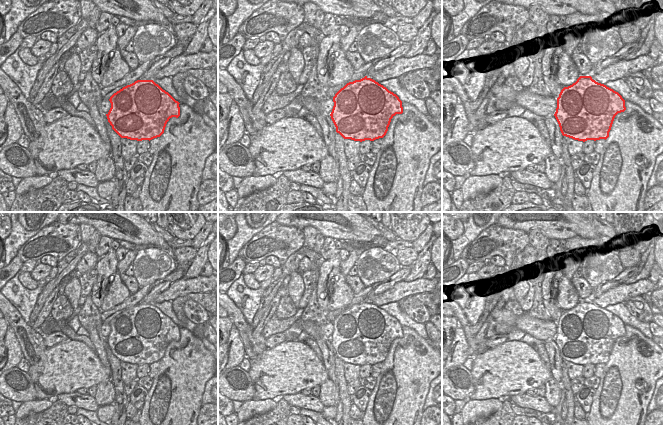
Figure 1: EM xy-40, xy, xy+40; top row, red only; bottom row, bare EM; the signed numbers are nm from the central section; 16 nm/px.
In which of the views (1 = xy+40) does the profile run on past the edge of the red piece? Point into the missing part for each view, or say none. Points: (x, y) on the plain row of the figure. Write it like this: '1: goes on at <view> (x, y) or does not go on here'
1: does not go on here

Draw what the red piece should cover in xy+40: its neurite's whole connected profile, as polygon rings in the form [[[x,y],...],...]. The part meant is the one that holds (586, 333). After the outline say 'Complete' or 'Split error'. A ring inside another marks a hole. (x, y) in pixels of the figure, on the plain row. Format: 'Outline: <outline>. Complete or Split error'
Outline: [[[580,300],[575,307],[561,314],[554,340],[563,360],[585,366],[606,364],[615,340],[625,334],[625,324],[618,316],[596,306],[591,300]]]. Complete

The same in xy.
Outline: [[[365,300],[347,307],[333,321],[334,330],[330,338],[336,356],[344,363],[374,365],[383,362],[396,338],[403,337],[402,325],[393,316],[375,304]]]. Complete

